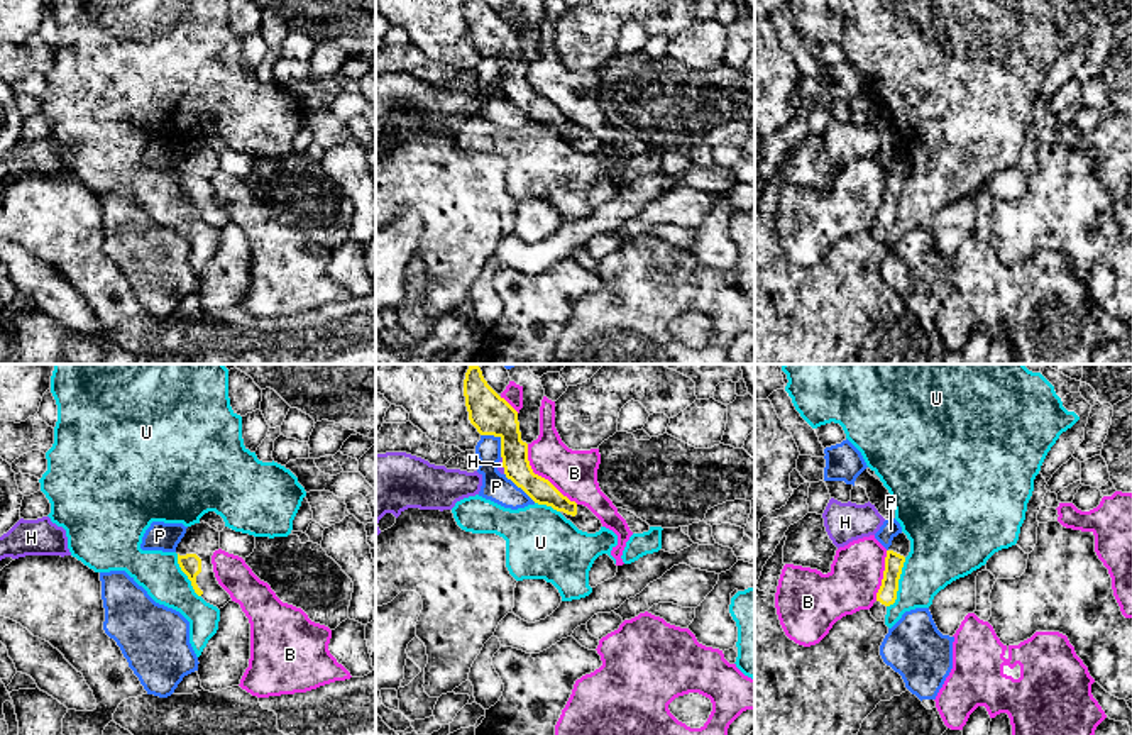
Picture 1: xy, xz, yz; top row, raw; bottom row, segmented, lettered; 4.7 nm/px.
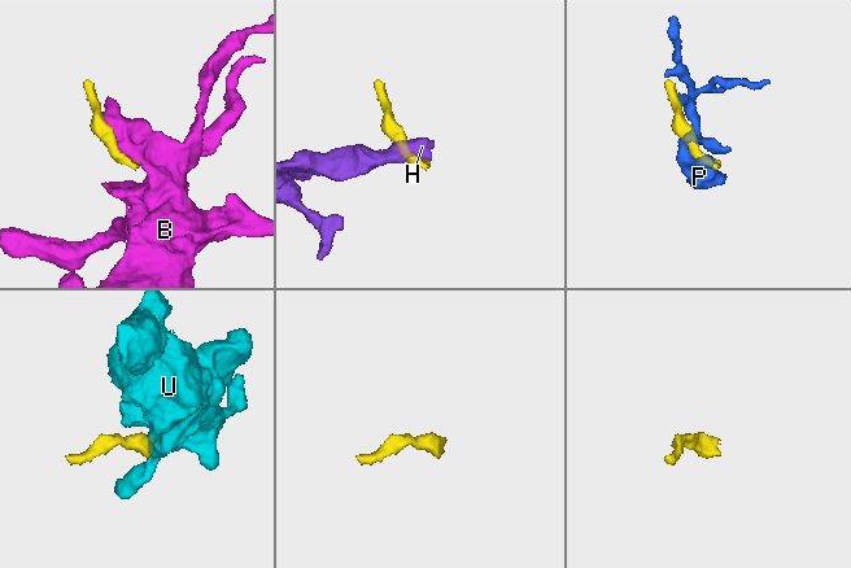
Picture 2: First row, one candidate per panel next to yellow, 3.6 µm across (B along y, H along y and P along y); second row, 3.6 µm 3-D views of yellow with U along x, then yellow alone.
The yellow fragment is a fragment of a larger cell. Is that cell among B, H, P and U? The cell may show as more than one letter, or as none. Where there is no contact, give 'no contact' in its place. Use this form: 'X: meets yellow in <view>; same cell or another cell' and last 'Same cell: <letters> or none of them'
B: meets yellow in xz; another cell
H: meets yellow in xz; another cell
P: meets yellow in xz; another cell
U: meets yellow in yz; another cell
Same cell: none of them

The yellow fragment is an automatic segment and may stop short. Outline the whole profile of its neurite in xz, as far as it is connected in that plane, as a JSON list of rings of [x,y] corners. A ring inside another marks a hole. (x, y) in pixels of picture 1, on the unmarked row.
[[[464,0],[464,17],[469,41],[477,52],[501,59],[501,78],[508,100],[535,124],[560,132],[579,151],[587,154],[601,151],[601,141],[587,127],[570,122],[548,100],[533,93],[528,64],[521,61],[518,32],[486,0]]]

